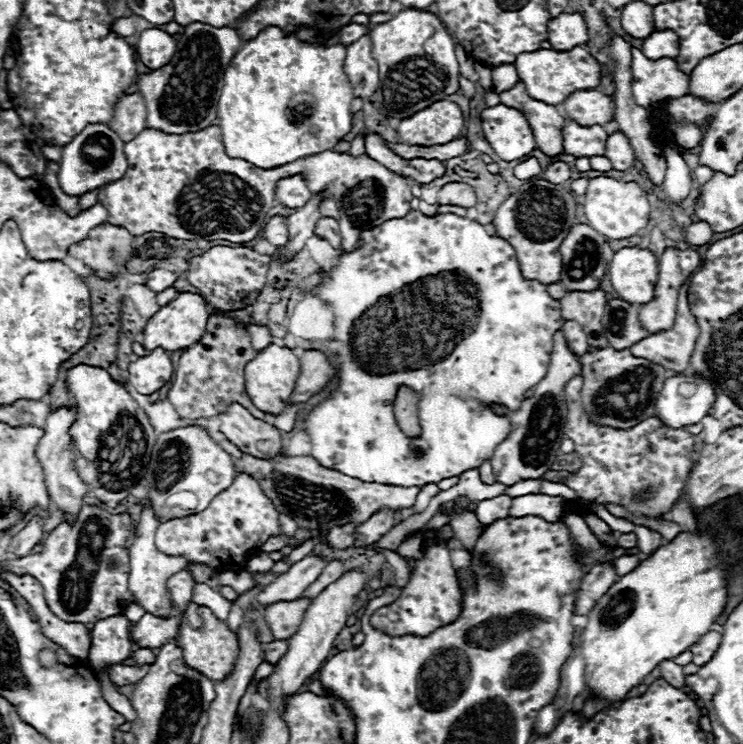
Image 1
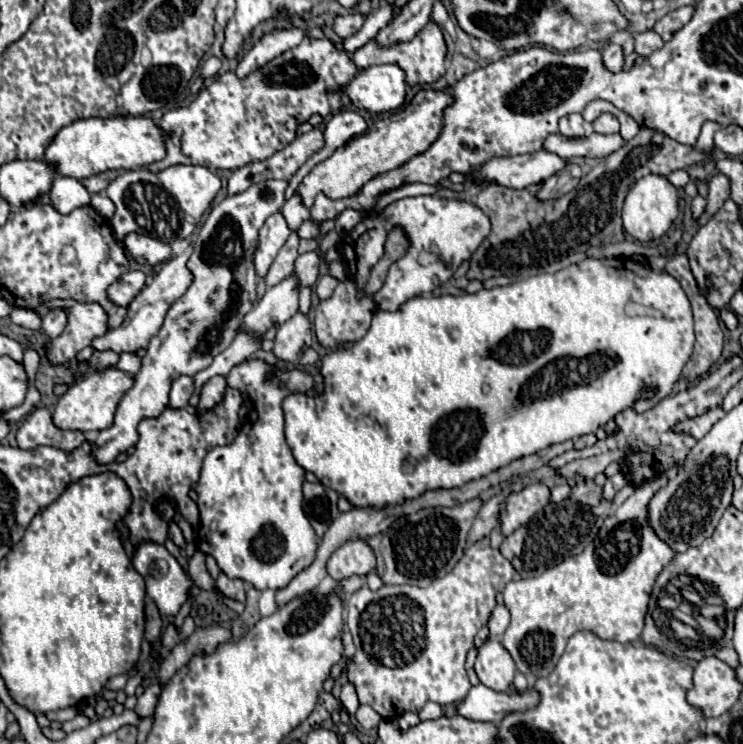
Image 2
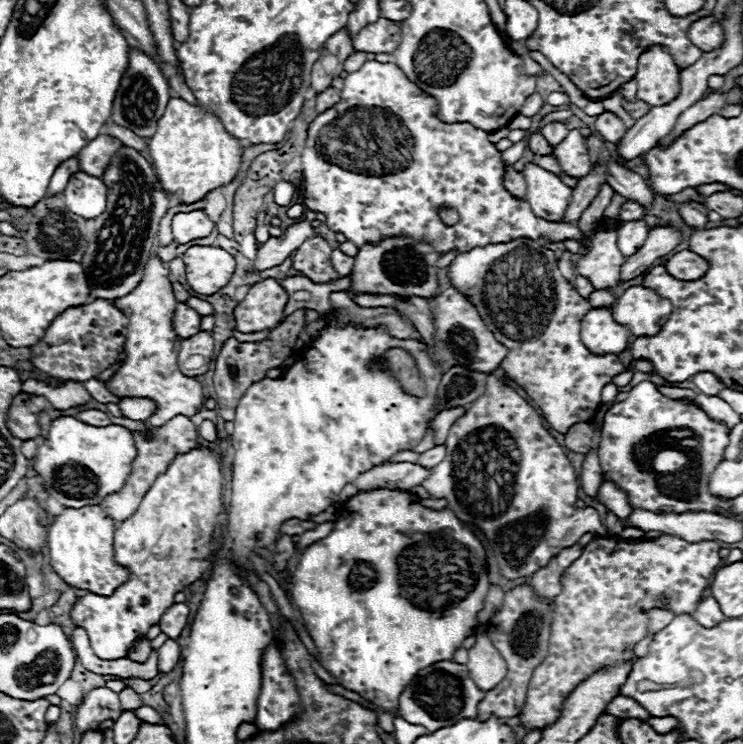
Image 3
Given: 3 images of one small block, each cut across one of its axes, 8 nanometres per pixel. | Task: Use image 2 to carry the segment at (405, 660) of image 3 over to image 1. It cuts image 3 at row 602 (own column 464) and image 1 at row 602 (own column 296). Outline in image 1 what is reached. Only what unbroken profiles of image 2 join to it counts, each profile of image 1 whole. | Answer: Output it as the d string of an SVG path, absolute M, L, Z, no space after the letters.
M442 544L416 562L416 568L408 584L402 588L402 594L396 598L396 602L378 609L372 615L372 624L390 636L404 636L404 634L428 636L436 628L454 622L460 616L460 608L462 608L462 588L450 562L450 550Z

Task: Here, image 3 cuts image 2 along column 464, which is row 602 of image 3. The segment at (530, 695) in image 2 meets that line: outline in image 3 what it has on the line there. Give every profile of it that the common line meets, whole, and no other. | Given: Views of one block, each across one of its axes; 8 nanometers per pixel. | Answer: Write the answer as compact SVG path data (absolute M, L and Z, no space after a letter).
M706 596L706 598L698 600L696 610L692 612L692 618L696 622L704 624L706 628L712 628L712 624L720 624L720 620L726 620L726 616L720 610L720 604L712 596Z

